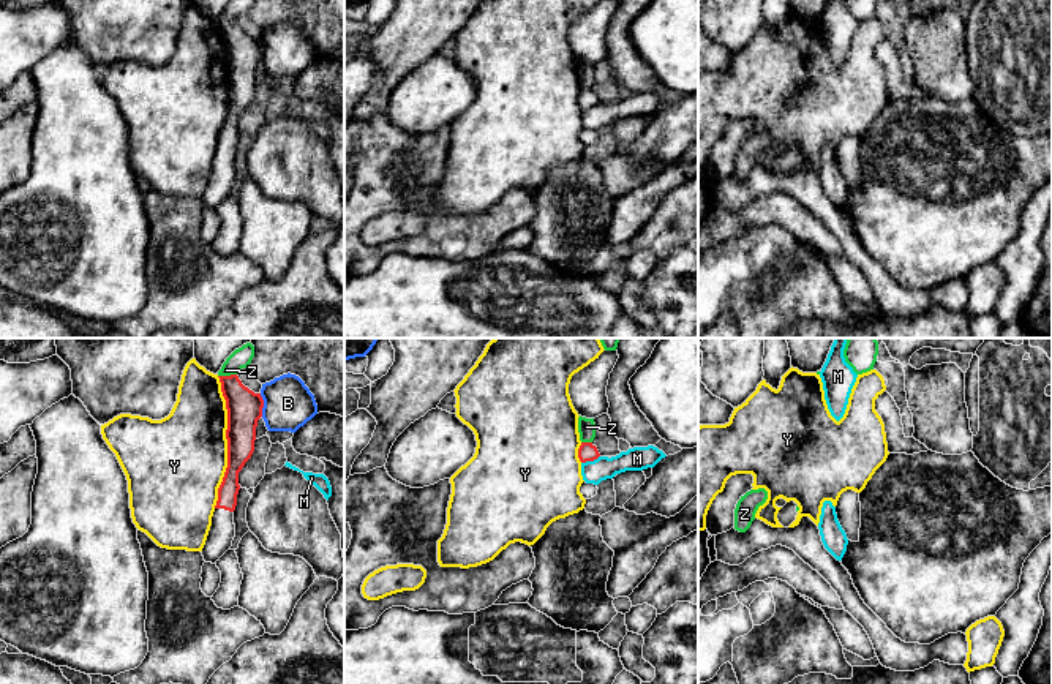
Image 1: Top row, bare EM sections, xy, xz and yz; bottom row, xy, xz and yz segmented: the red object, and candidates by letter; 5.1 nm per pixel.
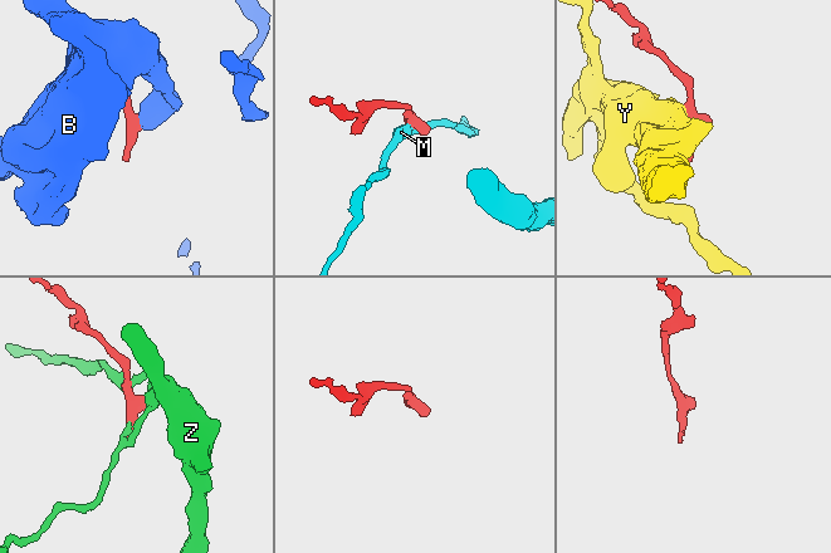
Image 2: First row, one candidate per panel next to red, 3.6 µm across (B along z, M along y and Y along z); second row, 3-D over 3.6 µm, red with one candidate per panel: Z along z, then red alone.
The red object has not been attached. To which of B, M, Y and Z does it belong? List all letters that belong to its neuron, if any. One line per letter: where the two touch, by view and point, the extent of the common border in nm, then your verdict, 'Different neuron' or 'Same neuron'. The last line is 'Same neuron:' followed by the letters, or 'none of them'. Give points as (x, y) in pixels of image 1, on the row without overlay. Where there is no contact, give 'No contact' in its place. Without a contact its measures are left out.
B: Touches red at xy (262, 51). Shared border 120 nm. Different neuron
M: Touches red at xz (589, 106). Shared border 100 nm. Different neuron
Y: Touches red at xy (228, 89). Shared border 650 nm. Different neuron
Z: Touches red at xy (226, 22). Shared border 100 nm. Different neuron
Same neuron: none of them

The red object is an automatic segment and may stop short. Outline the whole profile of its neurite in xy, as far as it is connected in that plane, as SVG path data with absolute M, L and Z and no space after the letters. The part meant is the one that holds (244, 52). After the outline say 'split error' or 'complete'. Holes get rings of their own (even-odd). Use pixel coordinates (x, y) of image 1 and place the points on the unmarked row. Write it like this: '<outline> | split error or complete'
M237 21L218 22L227 55L227 114L218 134L212 172L202 194L205 209L216 207L232 193L235 183L234 156L240 136L239 118L254 98L256 73L264 46L242 30Z | split error

